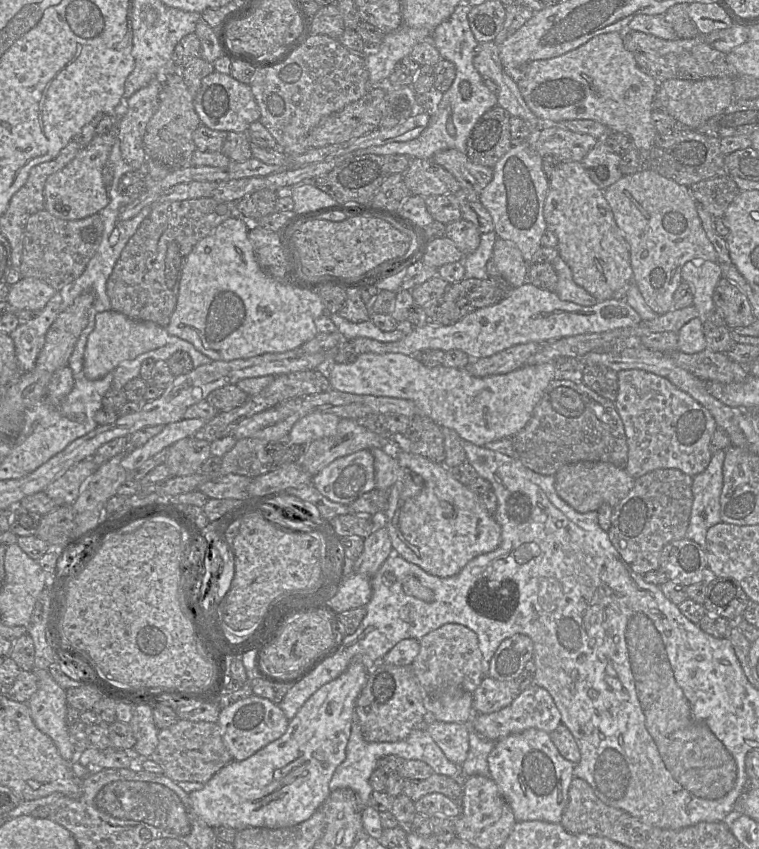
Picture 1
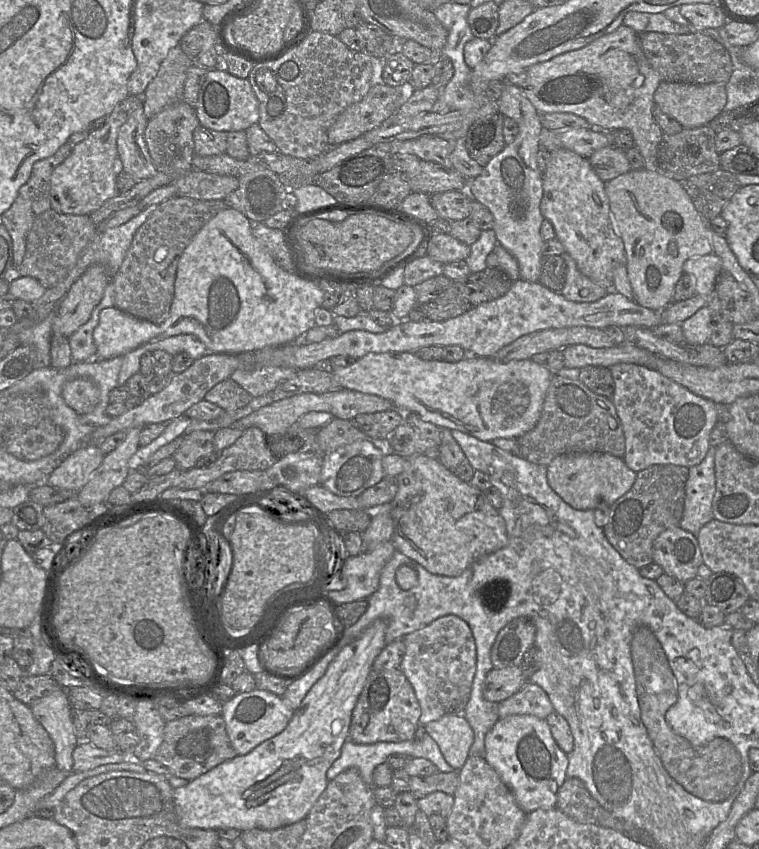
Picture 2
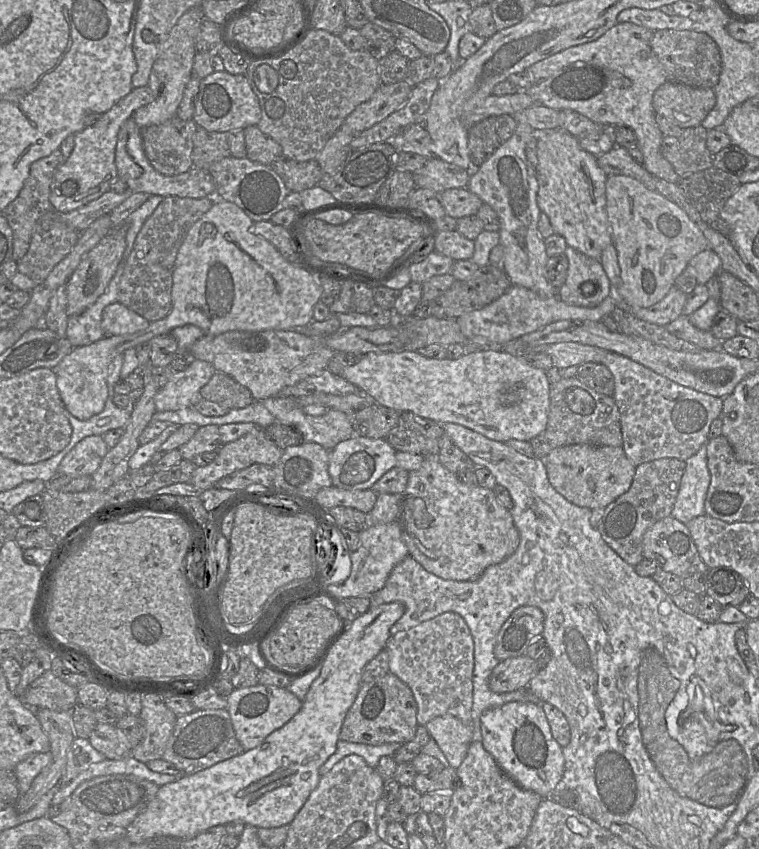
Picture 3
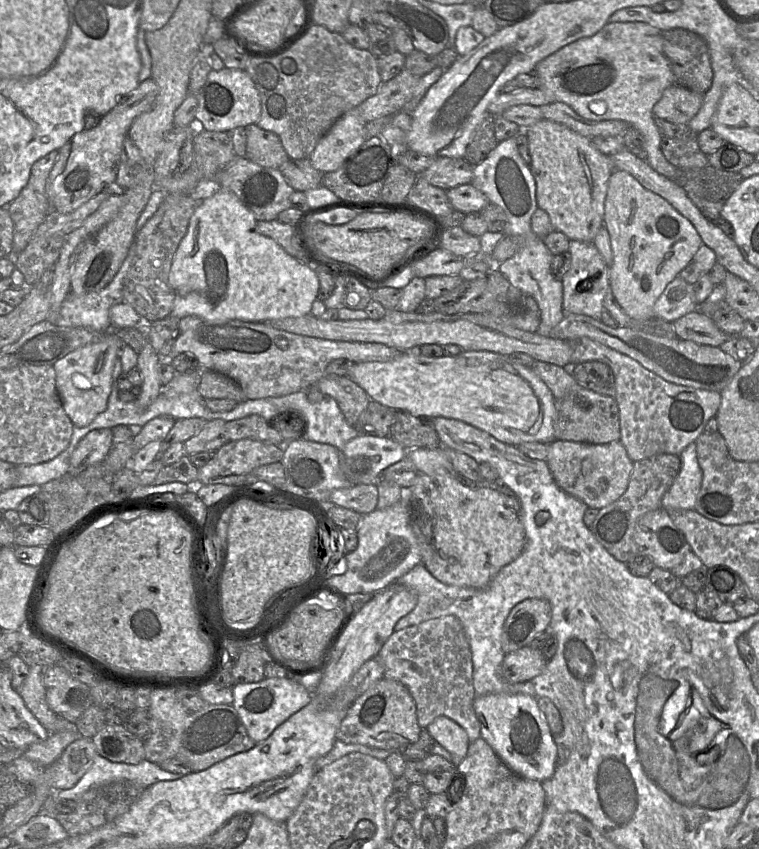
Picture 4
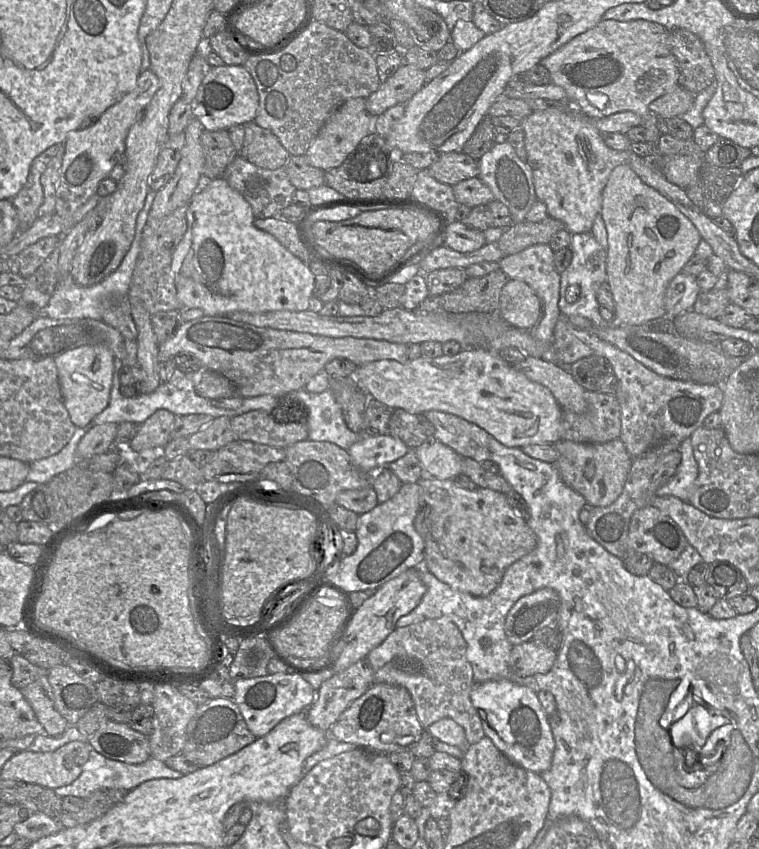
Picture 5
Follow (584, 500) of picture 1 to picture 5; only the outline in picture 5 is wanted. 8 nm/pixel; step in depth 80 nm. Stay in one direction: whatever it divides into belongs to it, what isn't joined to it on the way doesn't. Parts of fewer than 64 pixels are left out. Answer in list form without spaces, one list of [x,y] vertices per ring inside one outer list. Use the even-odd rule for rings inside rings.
[[[560,439],[554,443],[559,458],[554,463],[562,481],[593,507],[606,507],[621,494],[633,460],[619,439],[607,443],[580,443]]]

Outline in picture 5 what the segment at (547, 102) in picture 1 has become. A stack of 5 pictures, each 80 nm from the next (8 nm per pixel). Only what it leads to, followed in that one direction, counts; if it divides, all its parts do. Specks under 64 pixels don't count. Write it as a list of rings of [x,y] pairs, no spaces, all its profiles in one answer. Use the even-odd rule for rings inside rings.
[[[601,20],[540,63],[549,71],[551,83],[565,90],[568,104],[583,115],[601,118],[632,111],[642,117],[650,142],[656,144],[661,133],[649,104],[679,84],[679,67],[668,46],[668,32],[647,20]]]

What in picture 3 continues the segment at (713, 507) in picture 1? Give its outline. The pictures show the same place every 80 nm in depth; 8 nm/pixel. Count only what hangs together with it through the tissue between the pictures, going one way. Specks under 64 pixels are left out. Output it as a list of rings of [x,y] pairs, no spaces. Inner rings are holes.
[[[706,443],[685,461],[678,495],[671,517],[686,524],[691,519],[705,514],[704,502],[710,484],[707,466]]]

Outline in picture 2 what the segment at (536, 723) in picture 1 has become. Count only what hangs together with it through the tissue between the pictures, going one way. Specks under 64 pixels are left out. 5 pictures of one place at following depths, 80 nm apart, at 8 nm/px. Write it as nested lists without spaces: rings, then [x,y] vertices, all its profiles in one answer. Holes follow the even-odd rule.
[[[527,682],[516,694],[499,703],[498,719],[511,715],[532,715],[546,720],[554,711],[546,692],[538,685]]]

